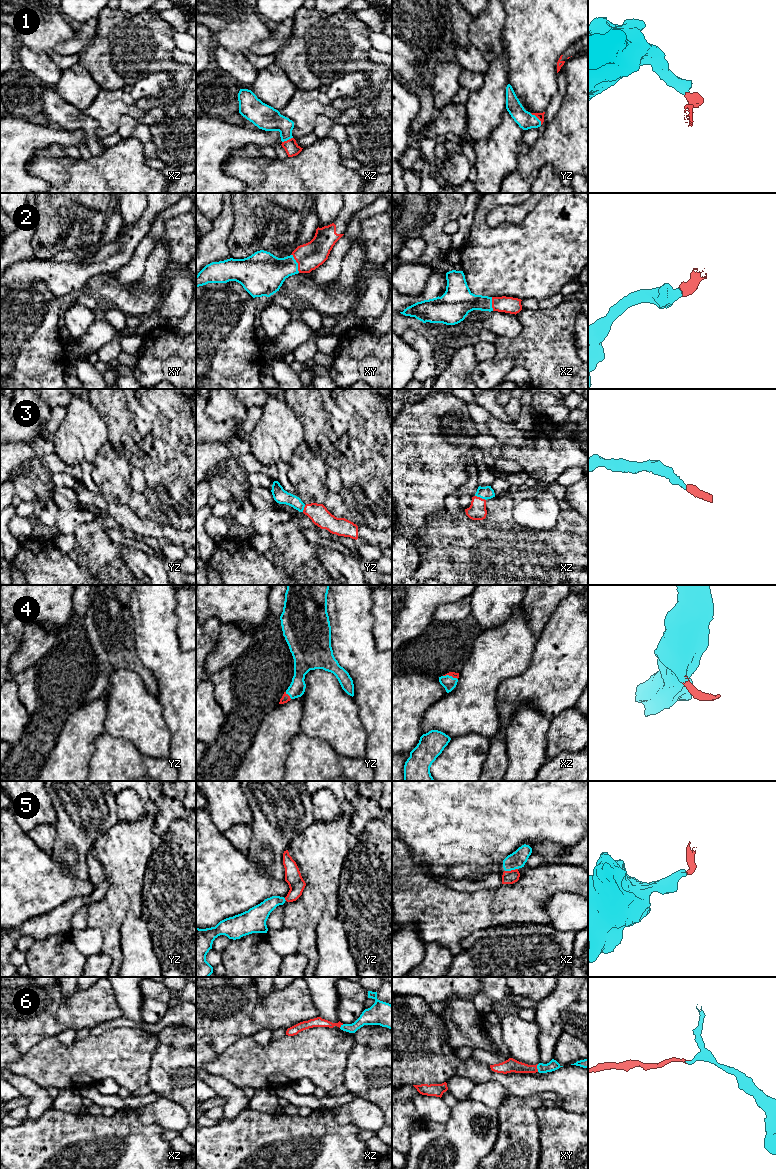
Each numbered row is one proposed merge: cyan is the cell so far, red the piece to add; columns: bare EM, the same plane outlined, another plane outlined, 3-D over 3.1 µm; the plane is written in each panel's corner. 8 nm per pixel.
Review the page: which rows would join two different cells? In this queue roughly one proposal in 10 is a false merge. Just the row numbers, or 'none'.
none

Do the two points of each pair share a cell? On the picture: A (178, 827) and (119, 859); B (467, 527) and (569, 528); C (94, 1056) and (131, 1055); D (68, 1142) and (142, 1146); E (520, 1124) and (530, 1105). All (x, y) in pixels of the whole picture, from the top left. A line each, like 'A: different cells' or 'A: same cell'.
A: different cells
B: same cell
C: same cell
D: same cell
E: same cell

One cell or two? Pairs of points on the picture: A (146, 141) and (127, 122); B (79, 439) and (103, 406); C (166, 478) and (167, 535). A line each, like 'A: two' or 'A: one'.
A: one
B: two
C: two

